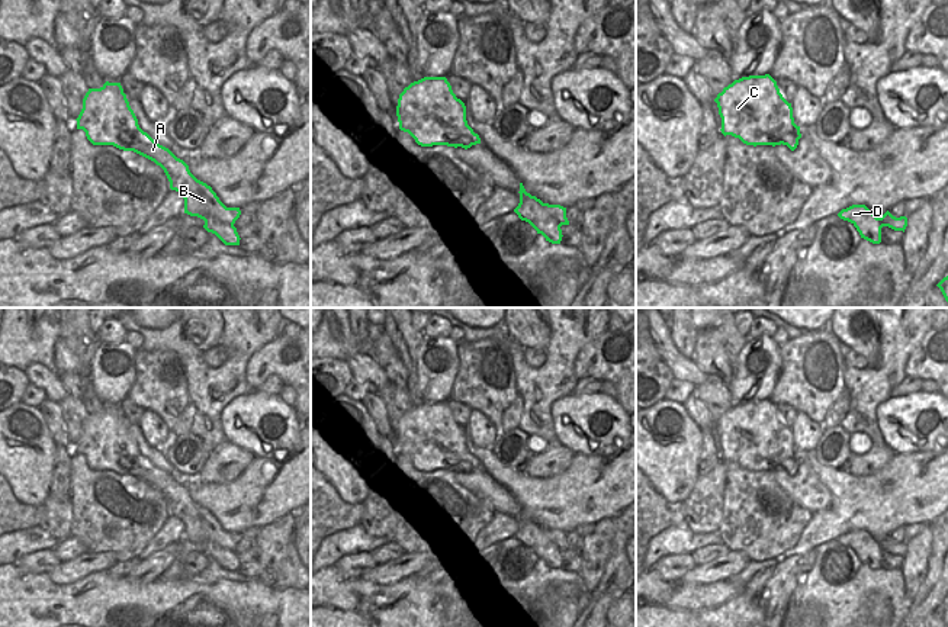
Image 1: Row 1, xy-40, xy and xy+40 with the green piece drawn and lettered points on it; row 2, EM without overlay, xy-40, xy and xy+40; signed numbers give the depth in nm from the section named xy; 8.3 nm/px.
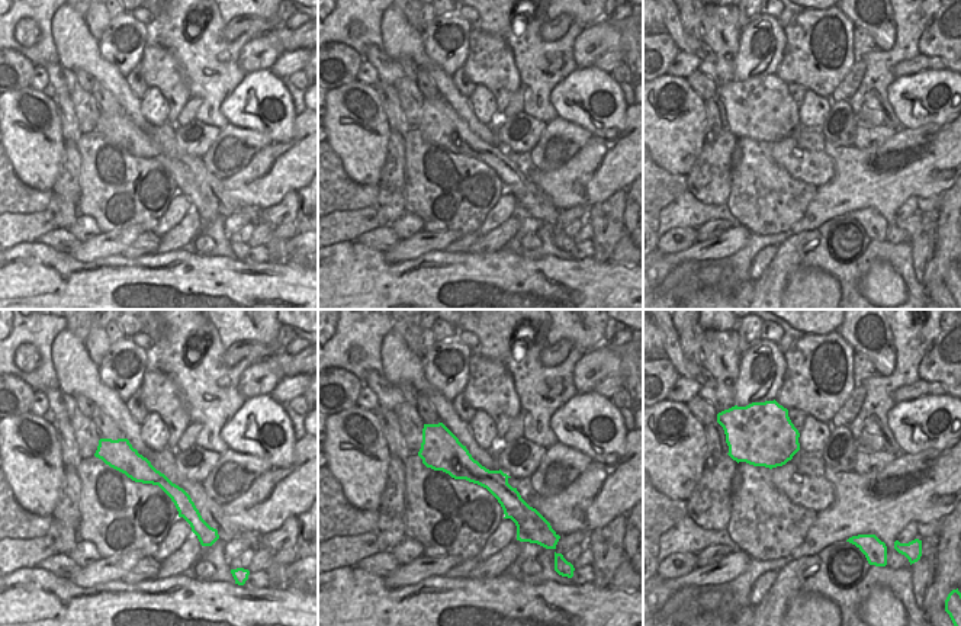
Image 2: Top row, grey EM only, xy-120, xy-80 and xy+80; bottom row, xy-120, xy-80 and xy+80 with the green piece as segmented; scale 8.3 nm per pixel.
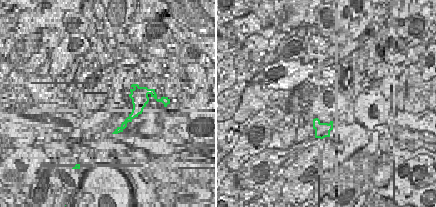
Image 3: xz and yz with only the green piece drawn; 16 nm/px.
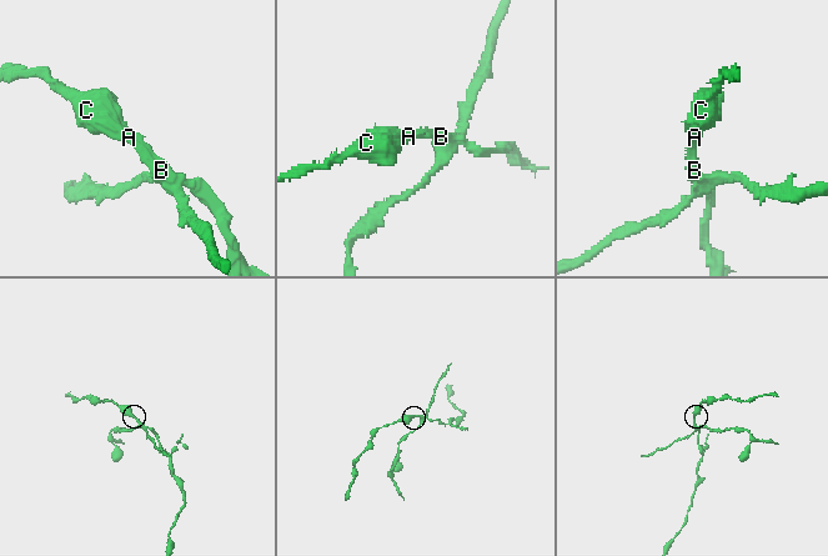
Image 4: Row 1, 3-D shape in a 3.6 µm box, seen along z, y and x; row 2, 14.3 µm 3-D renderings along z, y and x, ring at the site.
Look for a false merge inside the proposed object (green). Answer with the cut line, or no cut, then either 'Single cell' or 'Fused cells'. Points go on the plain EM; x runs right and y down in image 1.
Split along xy-40 (195, 539), (214, 540), (233, 550). Fused cells.

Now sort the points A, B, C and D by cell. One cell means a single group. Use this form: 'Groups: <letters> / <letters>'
Groups: A B C / D.

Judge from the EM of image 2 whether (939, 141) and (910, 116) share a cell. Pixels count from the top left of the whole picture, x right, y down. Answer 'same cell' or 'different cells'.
different cells

